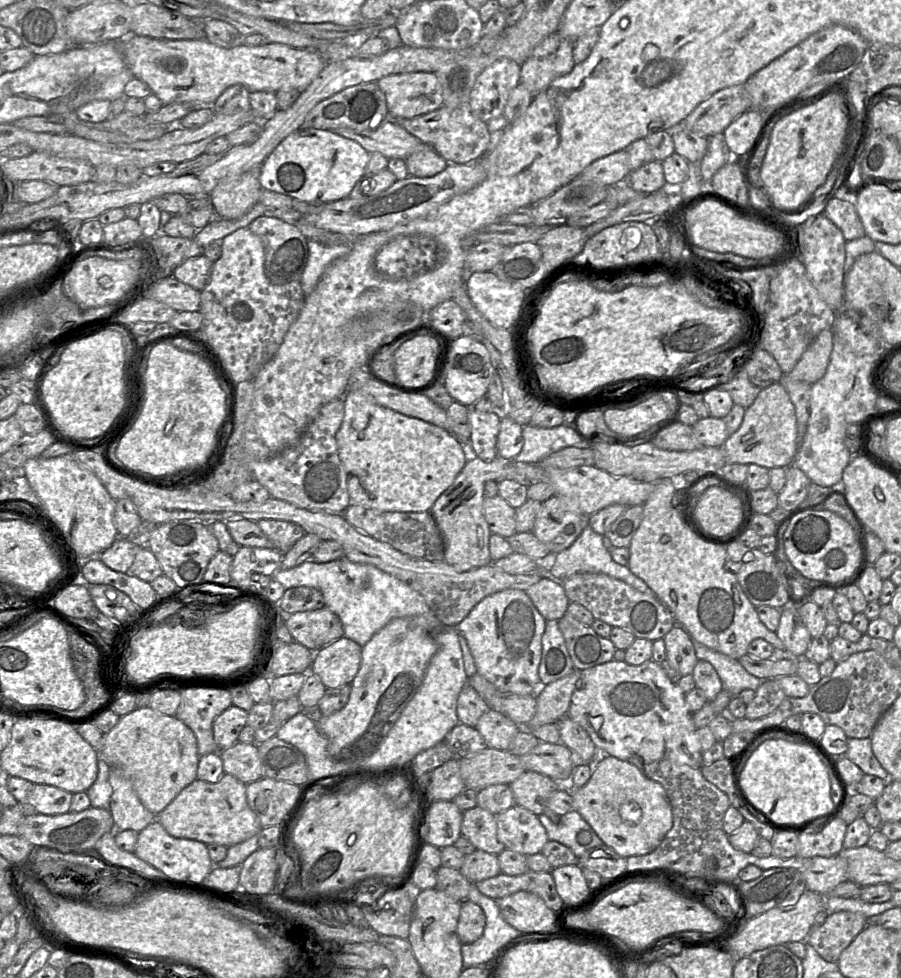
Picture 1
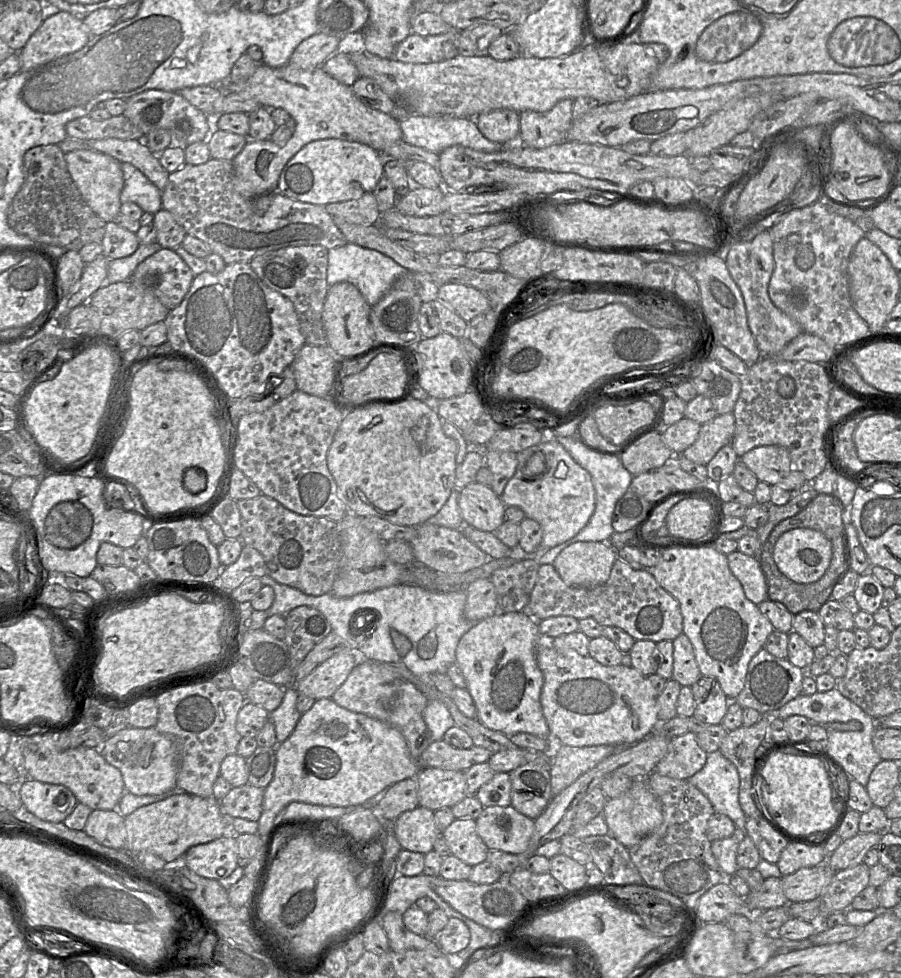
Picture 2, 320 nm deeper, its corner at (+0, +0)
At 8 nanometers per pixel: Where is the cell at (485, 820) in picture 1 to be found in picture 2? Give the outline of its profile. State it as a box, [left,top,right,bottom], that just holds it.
[443,819,489,866]

